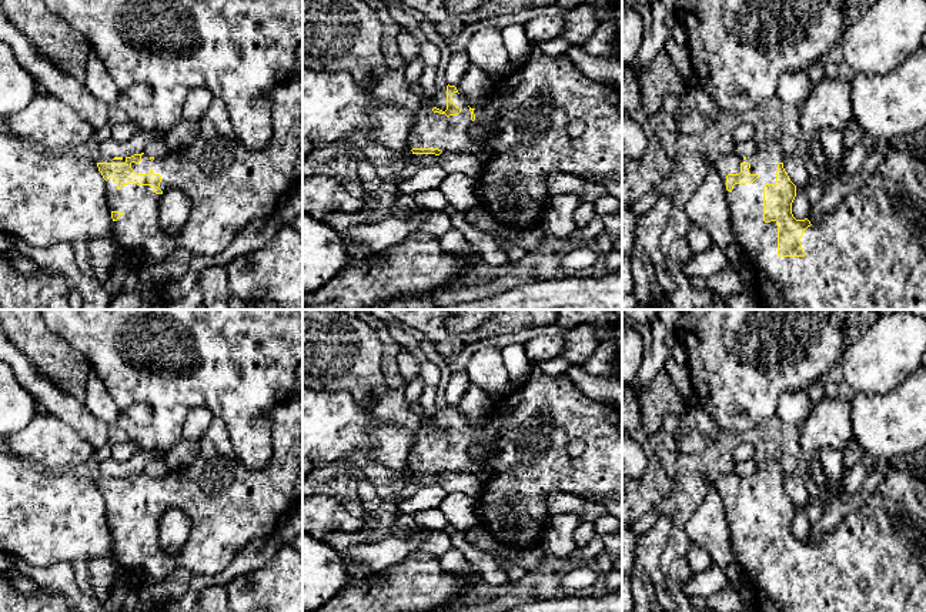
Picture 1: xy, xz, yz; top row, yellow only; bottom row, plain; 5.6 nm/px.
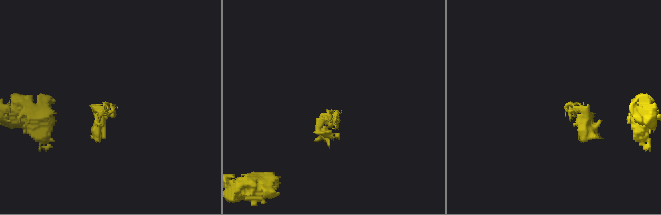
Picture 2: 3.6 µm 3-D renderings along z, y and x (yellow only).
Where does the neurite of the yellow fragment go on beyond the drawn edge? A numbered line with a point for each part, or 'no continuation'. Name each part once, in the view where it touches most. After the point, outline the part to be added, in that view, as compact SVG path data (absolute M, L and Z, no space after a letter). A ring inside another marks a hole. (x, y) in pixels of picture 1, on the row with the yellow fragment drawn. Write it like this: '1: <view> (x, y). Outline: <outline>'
1: yz (869, 253). Outline: M765 140L756 144L755 153L743 160L735 153L728 153L718 161L716 170L722 175L726 203L731 213L731 220L735 233L735 243L743 250L746 258L752 262L756 272L756 292L755 298L760 310L926 310L926 164L922 157L912 150L889 150L868 181L856 191L843 197L838 207L828 213L818 224L808 227L800 238L805 257L779 257L778 255L778 225L776 221L763 221L763 187L776 183L778 164L783 163L785 153L779 141ZM746 161L751 164L749 173L759 177L753 183L743 185L735 184L732 191L726 190L726 175L739 174L741 164Z

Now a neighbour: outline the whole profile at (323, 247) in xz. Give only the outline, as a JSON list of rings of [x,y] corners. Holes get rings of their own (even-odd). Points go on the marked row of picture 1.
[[[302,211],[302,294],[318,291],[350,262],[344,241],[340,231]]]

